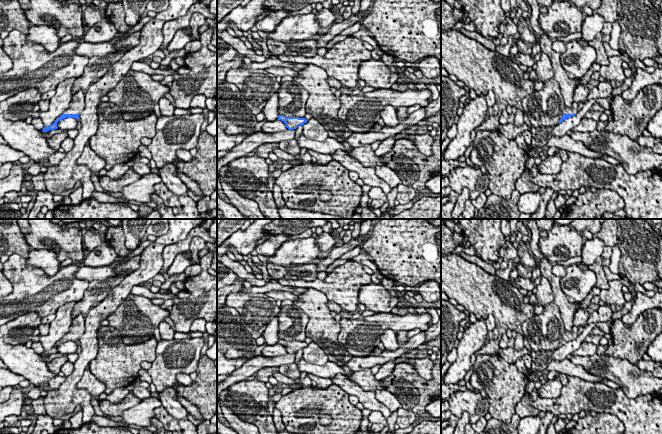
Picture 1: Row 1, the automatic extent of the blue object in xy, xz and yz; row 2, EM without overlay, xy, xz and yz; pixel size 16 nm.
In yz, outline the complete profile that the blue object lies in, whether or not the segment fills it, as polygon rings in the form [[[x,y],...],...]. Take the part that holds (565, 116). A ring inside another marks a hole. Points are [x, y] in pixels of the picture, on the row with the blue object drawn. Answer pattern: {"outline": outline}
{"outline": [[[573,102],[572,107],[565,107],[563,112],[563,116],[562,118],[559,120],[559,123],[563,122],[564,120],[566,120],[569,117],[574,116],[577,112],[578,112],[578,102]]]}

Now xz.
{"outline": [[[279,115],[278,120],[283,121],[289,130],[296,129],[298,126],[303,125],[308,120],[299,117],[286,117],[284,115]]]}

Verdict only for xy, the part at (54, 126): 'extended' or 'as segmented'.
extended

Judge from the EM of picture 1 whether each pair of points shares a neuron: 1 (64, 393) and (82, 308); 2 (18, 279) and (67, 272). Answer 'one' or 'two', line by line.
1: two
2: one

